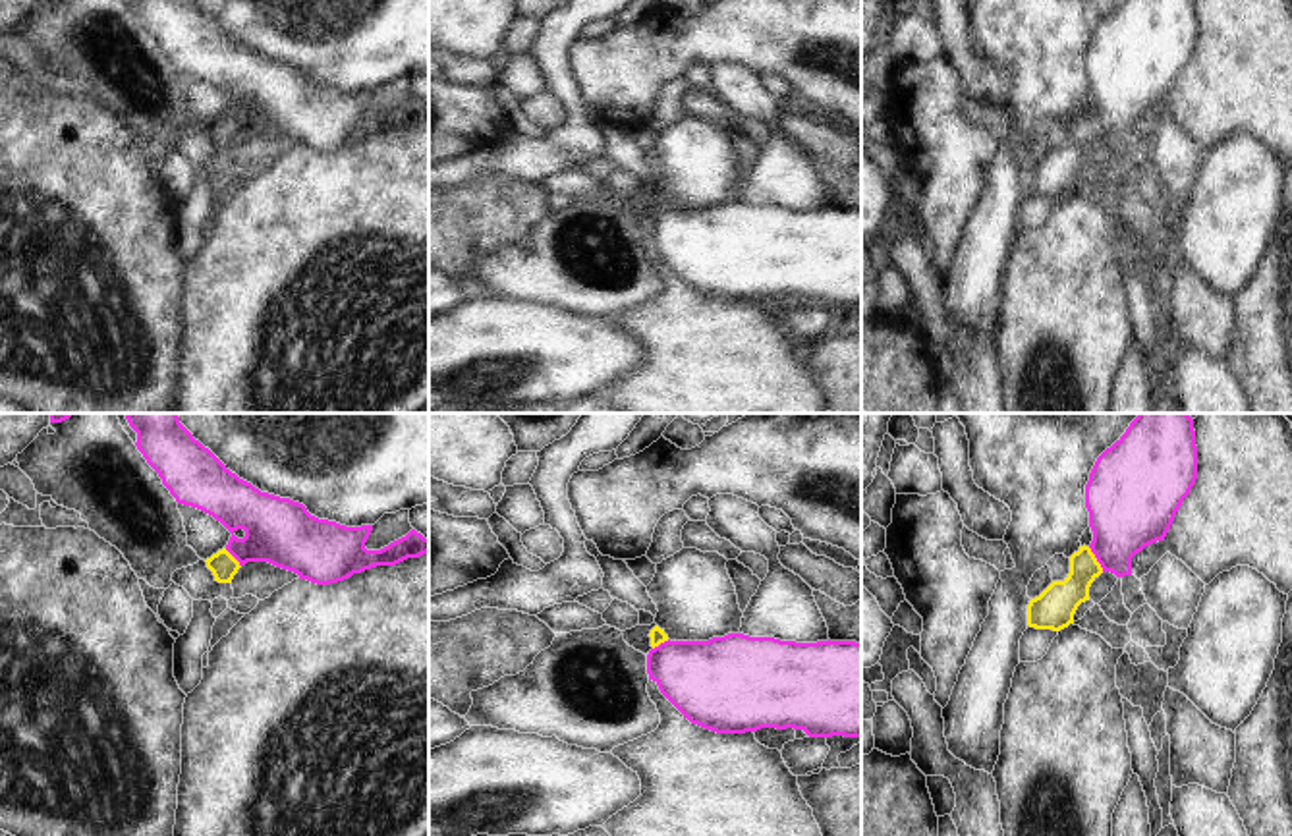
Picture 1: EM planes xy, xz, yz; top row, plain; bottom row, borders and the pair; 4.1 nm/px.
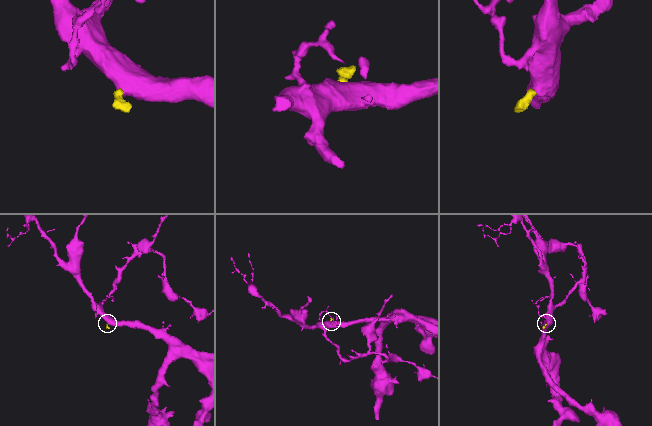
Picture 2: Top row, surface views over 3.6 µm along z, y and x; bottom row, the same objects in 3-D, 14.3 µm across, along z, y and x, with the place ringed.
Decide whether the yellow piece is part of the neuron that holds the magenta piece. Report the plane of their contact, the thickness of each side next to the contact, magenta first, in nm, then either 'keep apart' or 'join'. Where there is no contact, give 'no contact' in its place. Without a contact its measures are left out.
yz | 340/160 nm | join

